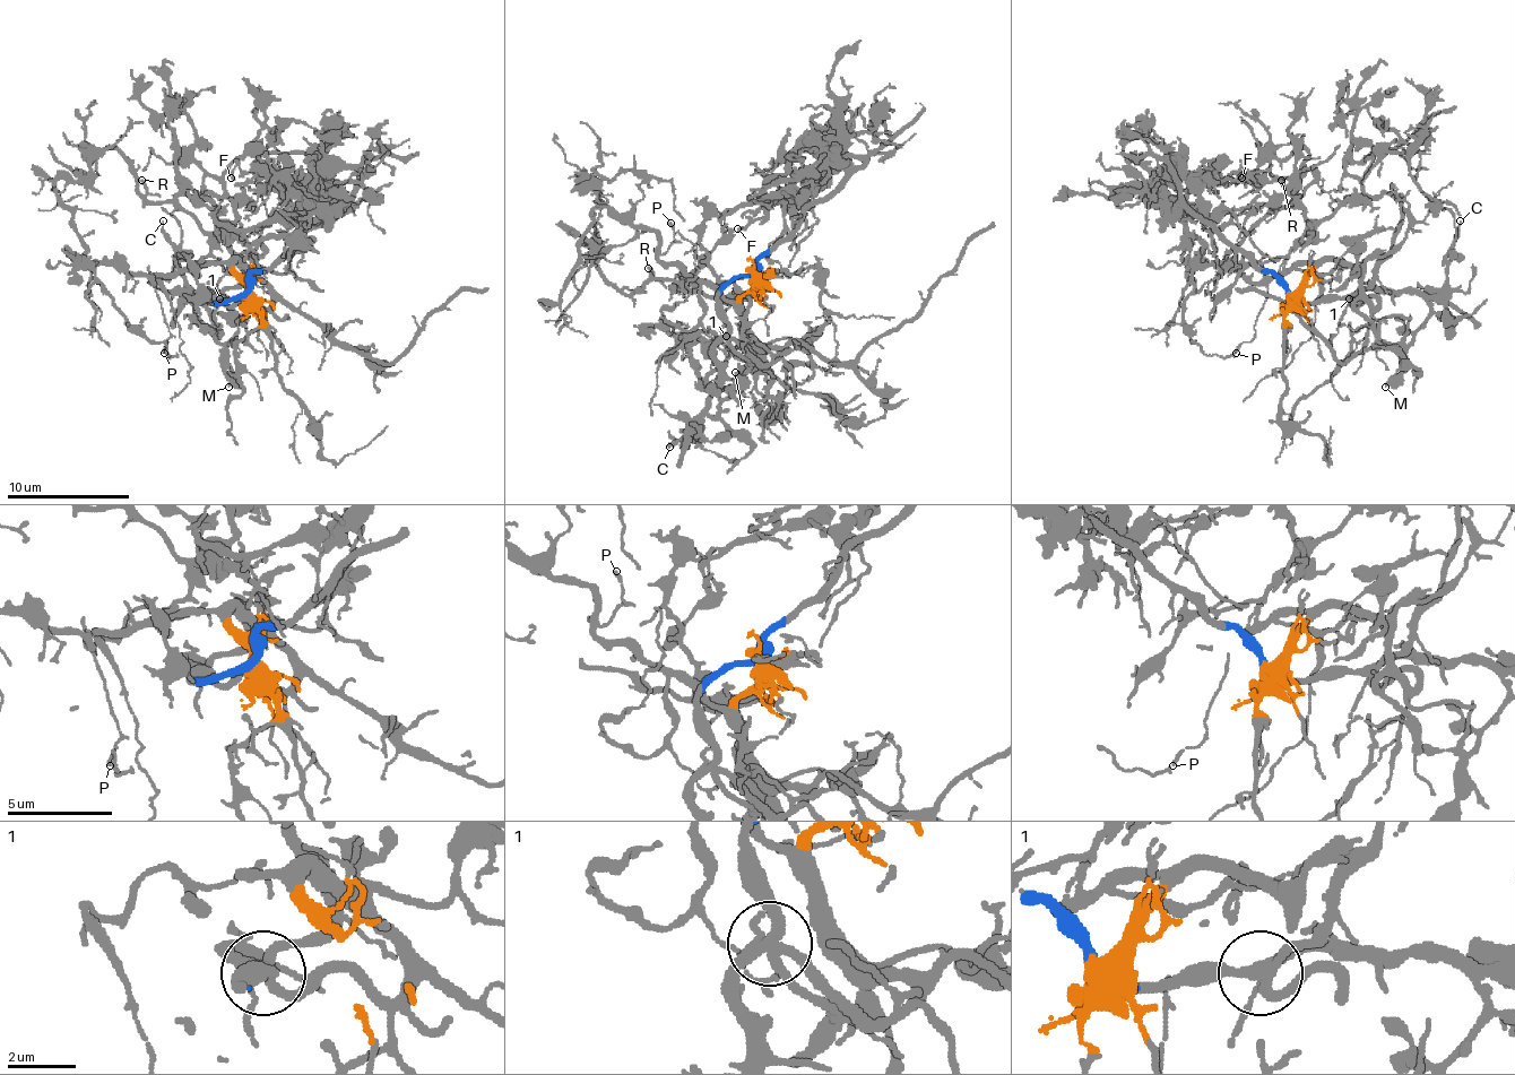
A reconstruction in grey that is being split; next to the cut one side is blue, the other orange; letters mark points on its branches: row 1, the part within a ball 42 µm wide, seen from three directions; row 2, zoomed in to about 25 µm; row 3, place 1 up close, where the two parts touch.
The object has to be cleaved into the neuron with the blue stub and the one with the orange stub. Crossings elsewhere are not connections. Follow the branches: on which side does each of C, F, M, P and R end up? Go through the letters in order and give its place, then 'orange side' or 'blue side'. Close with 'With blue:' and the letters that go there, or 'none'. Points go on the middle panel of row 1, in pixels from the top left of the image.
C: at (669, 447); blue side
F: at (737, 228); blue side
M: at (735, 372); blue side
P: at (671, 223); orange side
R: at (648, 268); orange side
With blue: C, F, M

